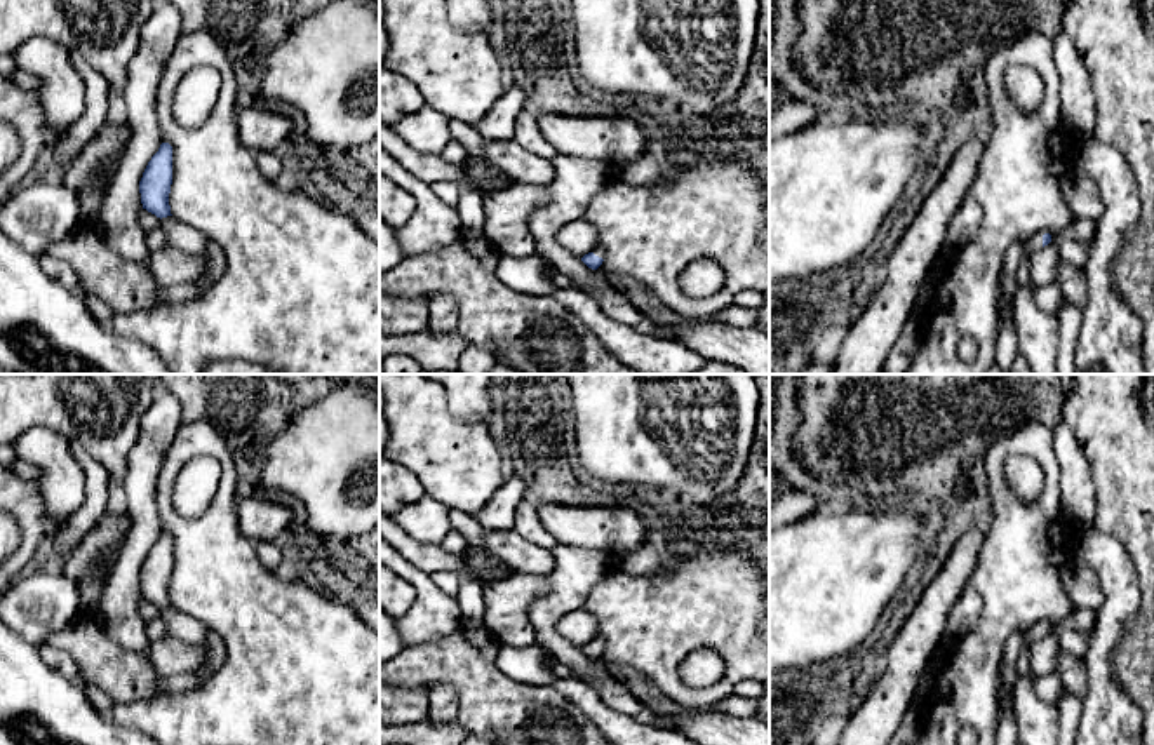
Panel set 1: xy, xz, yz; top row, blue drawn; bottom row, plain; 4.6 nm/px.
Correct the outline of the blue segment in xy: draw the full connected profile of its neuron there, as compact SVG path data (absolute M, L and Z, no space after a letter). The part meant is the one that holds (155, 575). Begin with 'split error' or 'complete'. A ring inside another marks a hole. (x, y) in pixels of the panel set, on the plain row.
complete; M162 533L158 541L148 552L139 571L139 583L143 599L157 607L171 604L169 583L172 574L172 536Z

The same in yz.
split error; M1046 621L1037 623L1030 630L1025 632L1025 639L1023 639L1020 654L1018 654L1016 663L1015 663L1016 677L1030 677L1032 675L1030 674L1029 649L1036 641L1039 641L1041 637L1053 634L1053 632L1055 632L1055 628Z

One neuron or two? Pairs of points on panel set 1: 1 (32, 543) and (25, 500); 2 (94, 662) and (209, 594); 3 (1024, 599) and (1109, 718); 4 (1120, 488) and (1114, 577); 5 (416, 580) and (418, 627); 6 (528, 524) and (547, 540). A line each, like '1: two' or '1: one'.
1: one
2: two
3: two
4: two
5: one
6: one

